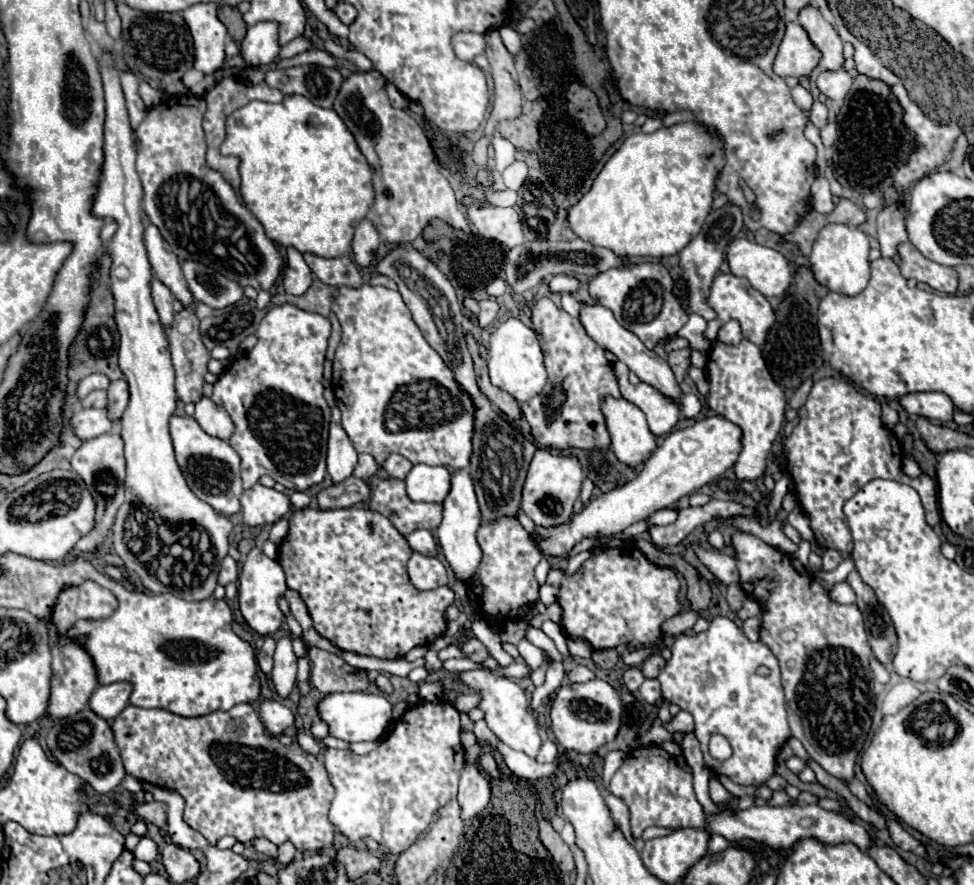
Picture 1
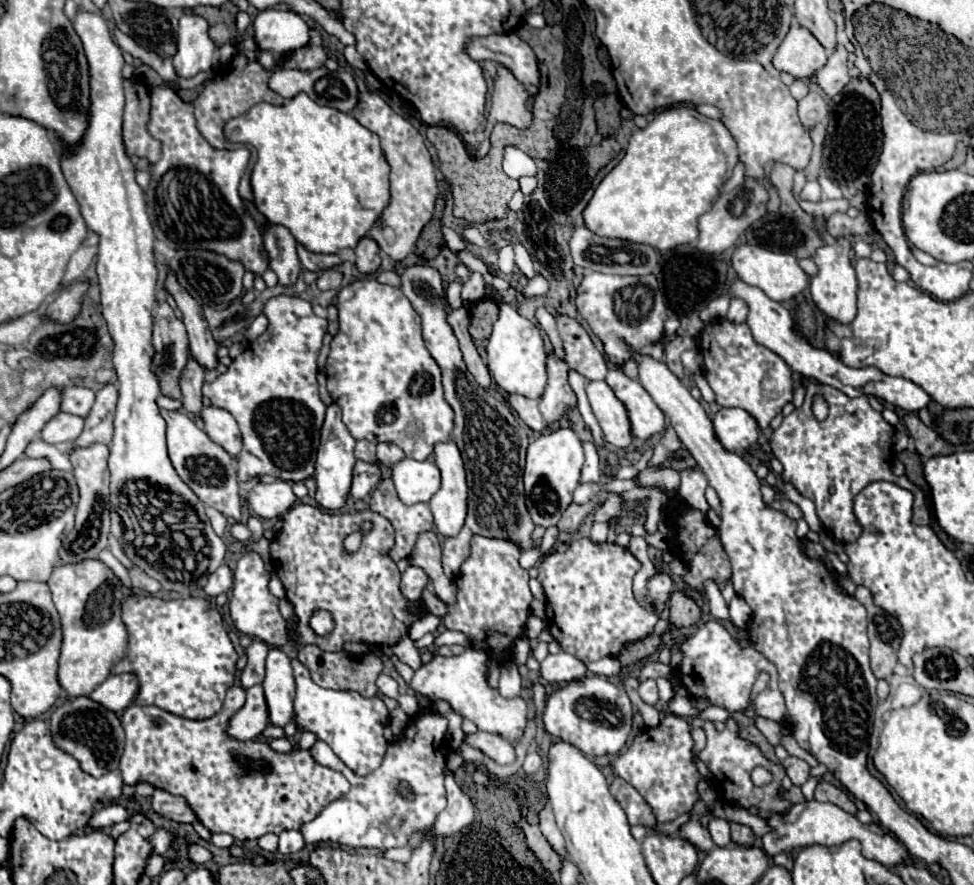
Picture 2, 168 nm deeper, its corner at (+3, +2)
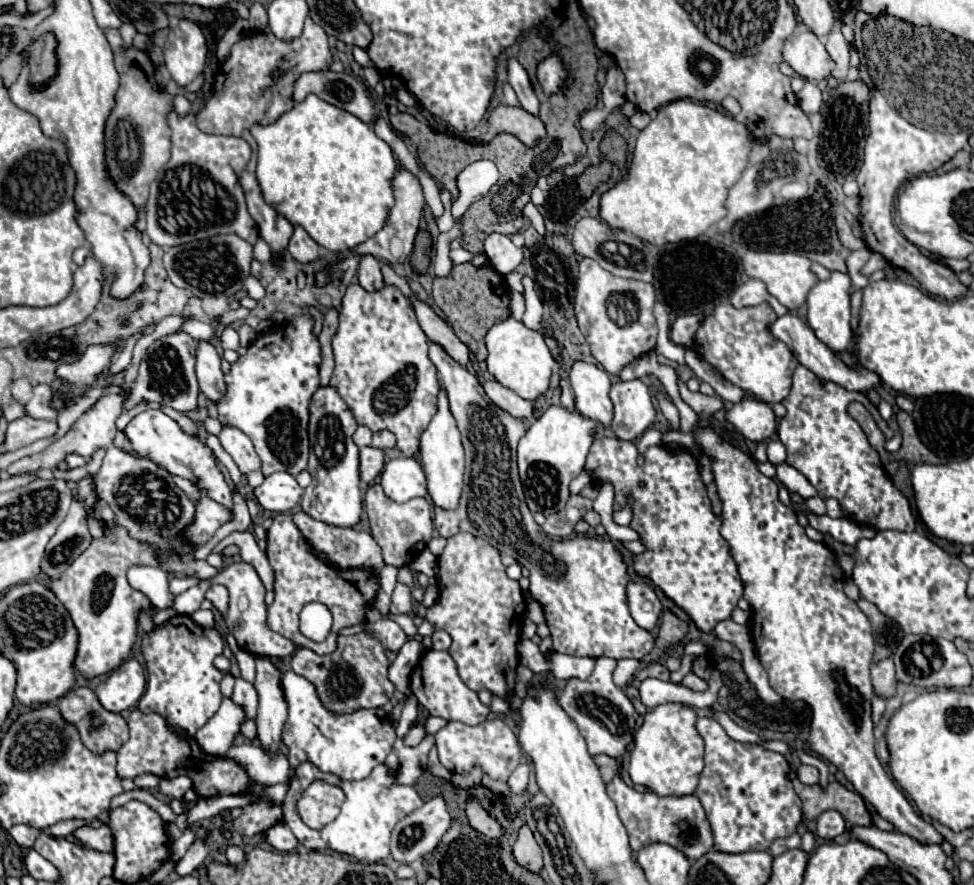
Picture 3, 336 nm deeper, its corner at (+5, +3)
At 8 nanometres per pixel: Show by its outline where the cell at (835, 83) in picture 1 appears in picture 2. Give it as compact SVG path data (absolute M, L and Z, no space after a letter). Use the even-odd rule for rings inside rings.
M837 45L831 53L829 53L829 61L823 69L817 71L817 83L819 87L829 95L837 95L849 81L849 73L847 73L847 49L843 45Z

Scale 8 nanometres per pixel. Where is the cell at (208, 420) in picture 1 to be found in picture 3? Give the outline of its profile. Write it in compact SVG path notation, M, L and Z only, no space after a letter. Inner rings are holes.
M223 426L217 438L219 438L221 446L229 452L229 456L235 460L239 470L243 474L247 474L249 486L257 488L265 478L259 472L259 456L255 456L251 440L235 426Z

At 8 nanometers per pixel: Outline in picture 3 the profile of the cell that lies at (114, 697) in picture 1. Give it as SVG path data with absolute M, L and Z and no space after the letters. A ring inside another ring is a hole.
M125 660L107 676L107 680L97 684L95 694L107 710L125 712L135 706L145 692L143 676L145 670L137 660Z

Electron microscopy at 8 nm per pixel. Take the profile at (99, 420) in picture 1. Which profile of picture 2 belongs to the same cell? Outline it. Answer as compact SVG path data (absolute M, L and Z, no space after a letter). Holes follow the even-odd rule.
M57 413L43 429L41 429L41 439L45 443L57 445L63 441L73 441L79 437L83 431L83 419L77 415L69 413Z

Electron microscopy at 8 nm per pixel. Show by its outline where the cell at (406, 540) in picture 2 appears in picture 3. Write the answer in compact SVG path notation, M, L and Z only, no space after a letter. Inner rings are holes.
M373 484L367 488L365 508L371 522L371 534L375 542L381 546L385 564L393 564L399 568L407 566L429 544L433 534L433 520L431 520L431 504L425 498L415 498L405 504L399 504L399 502L393 502L389 496L385 496L379 484Z

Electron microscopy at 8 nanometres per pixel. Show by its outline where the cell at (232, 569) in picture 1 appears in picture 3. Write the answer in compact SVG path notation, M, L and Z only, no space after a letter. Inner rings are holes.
M213 584L207 594L205 594L207 600L211 600L215 604L215 608L221 610L221 614L225 614L227 610L227 600L229 600L229 594L227 594L227 588L223 584Z

